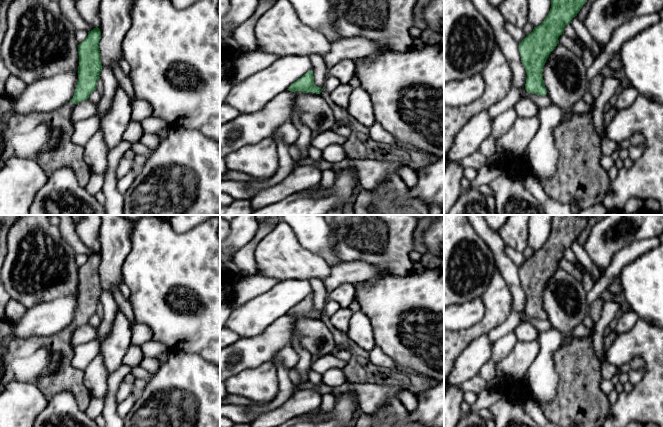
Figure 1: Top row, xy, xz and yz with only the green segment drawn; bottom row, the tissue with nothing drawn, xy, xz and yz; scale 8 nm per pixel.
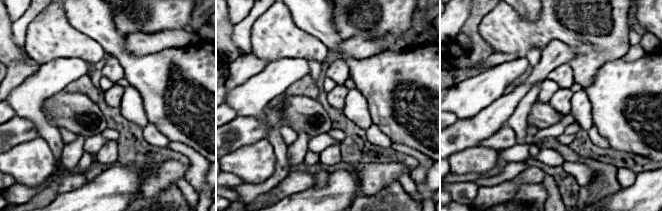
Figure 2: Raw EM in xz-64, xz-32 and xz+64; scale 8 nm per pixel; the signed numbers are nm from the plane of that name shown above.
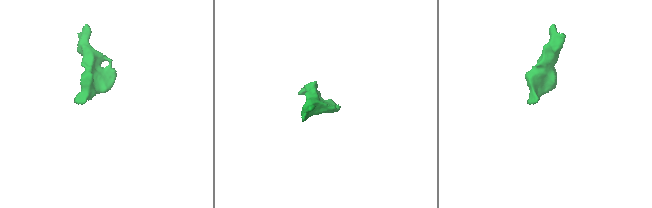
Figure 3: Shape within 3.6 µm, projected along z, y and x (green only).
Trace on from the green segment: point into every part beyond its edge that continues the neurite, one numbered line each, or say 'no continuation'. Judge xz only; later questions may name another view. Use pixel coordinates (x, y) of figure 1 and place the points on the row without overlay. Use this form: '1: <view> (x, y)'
no continuation

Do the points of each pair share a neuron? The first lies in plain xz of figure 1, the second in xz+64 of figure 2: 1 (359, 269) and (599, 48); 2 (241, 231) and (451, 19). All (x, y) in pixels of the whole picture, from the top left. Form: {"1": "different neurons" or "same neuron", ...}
{"1": "different neurons", "2": "same neuron"}

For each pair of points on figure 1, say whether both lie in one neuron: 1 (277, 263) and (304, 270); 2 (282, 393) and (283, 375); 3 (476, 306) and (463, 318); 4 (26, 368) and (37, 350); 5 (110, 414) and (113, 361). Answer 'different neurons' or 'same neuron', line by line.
1: same neuron
2: same neuron
3: same neuron
4: same neuron
5: different neurons

